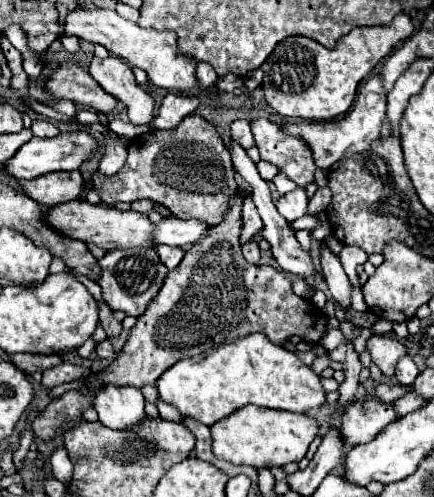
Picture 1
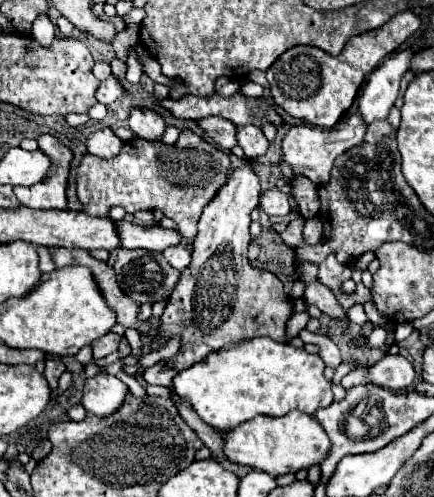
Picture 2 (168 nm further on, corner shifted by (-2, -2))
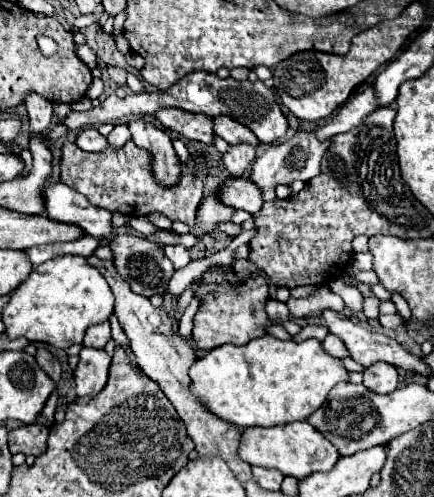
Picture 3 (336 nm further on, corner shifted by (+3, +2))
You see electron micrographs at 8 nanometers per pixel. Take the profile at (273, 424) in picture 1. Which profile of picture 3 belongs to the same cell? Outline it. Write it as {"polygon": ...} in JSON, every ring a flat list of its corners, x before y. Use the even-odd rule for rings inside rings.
{"polygon":[[307,420,279,424,279,426,271,426,271,428,249,426,241,434,241,446,239,446,237,454,251,466,273,468,273,470,279,470,283,476,295,476,299,480,307,478,313,472,331,470,335,466,335,462,339,460,337,448]]}

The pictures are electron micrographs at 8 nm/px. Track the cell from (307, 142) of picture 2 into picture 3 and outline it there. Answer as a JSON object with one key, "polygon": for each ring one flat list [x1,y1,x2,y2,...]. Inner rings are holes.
{"polygon":[[299,130,293,138,289,138,285,142,279,142,275,146,267,148,263,154,259,154,253,162,249,178,253,182,257,182,257,186,261,186,261,190,265,190,265,201,276,201,275,186,277,184,291,184,293,180,309,182,311,178,321,174,321,158,329,150,331,142,333,142,333,138,319,140,315,136,315,132]]}

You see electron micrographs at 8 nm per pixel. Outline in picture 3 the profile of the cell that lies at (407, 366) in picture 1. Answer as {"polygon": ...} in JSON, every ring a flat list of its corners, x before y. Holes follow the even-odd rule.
{"polygon":[[377,362,377,364,363,370,363,384,373,392,389,394,399,384,399,372,393,364]]}

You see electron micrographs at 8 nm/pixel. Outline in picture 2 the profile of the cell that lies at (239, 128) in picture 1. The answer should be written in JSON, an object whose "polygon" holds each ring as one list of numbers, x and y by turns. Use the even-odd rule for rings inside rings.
{"polygon":[[210,116,210,118,200,118,198,126,224,150,230,150,236,146,236,126,224,118]]}

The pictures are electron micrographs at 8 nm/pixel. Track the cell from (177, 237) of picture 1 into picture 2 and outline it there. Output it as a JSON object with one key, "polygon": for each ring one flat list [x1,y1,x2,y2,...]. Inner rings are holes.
{"polygon":[[116,220,118,238,124,248,144,248,152,252,162,252,168,246,176,246,182,242,182,236,174,230,166,230,162,226,142,228,128,220]]}

